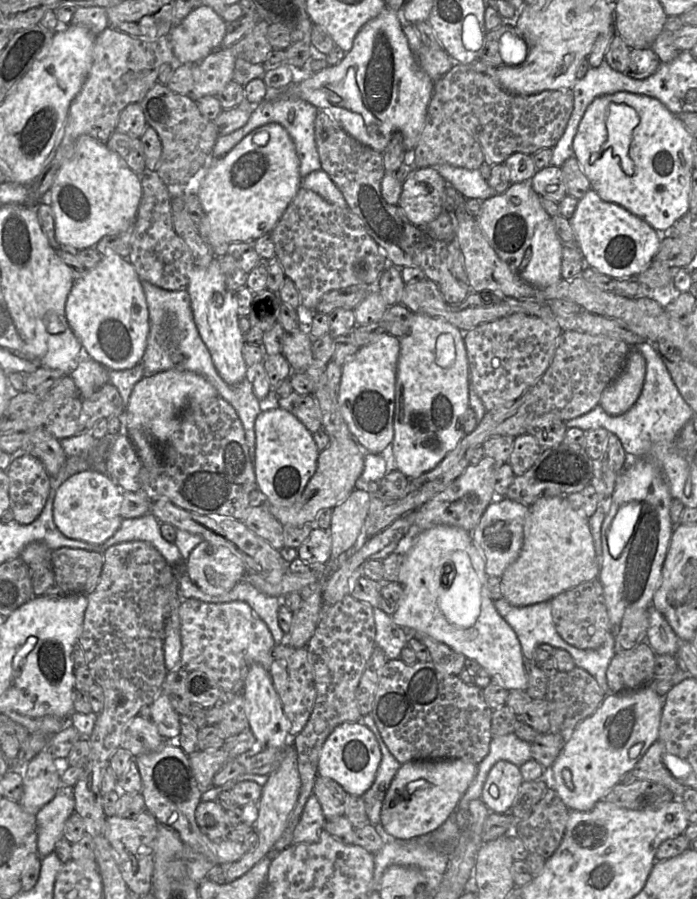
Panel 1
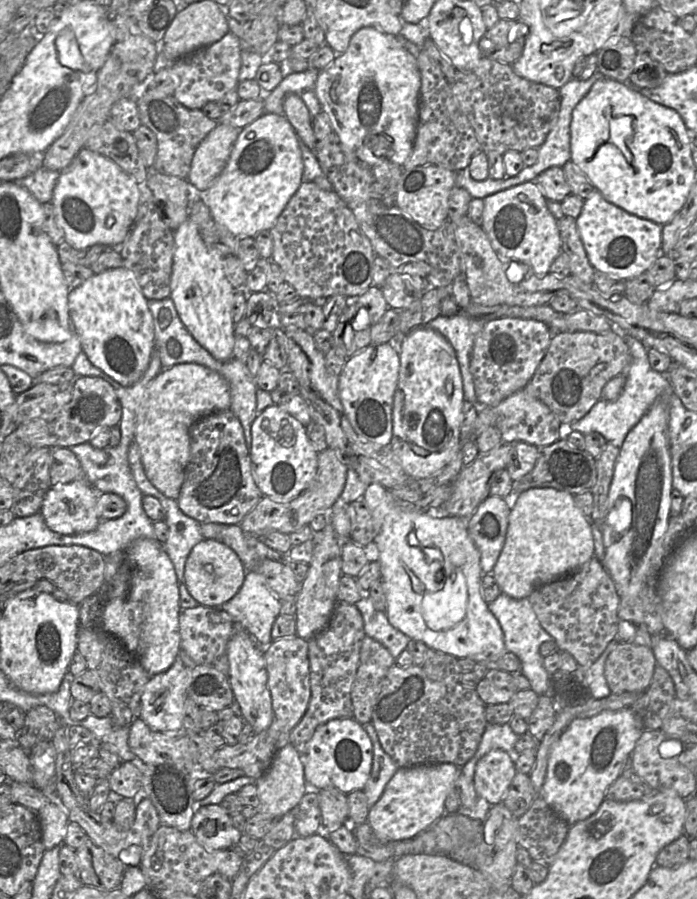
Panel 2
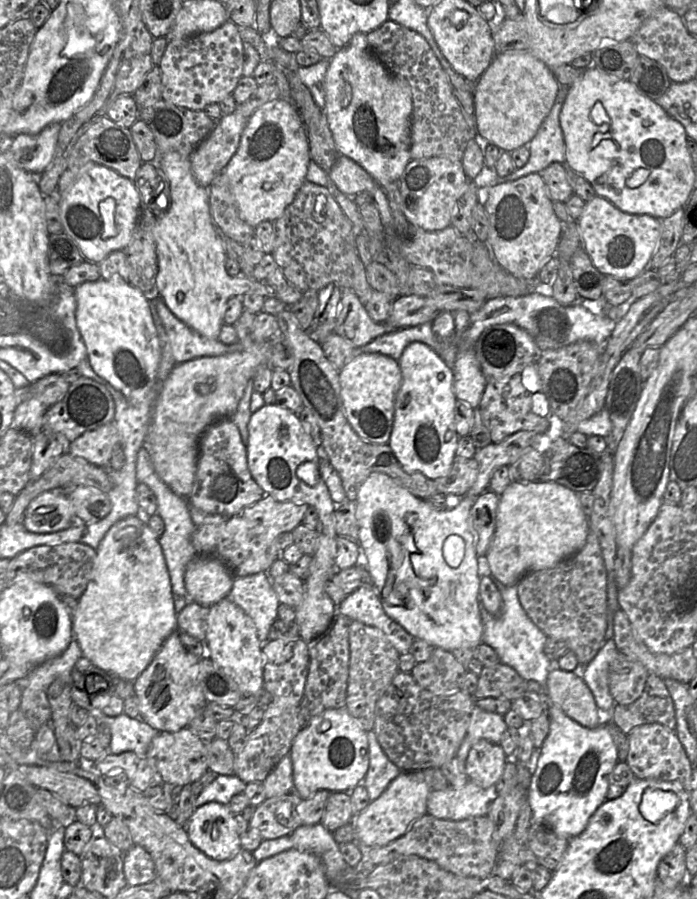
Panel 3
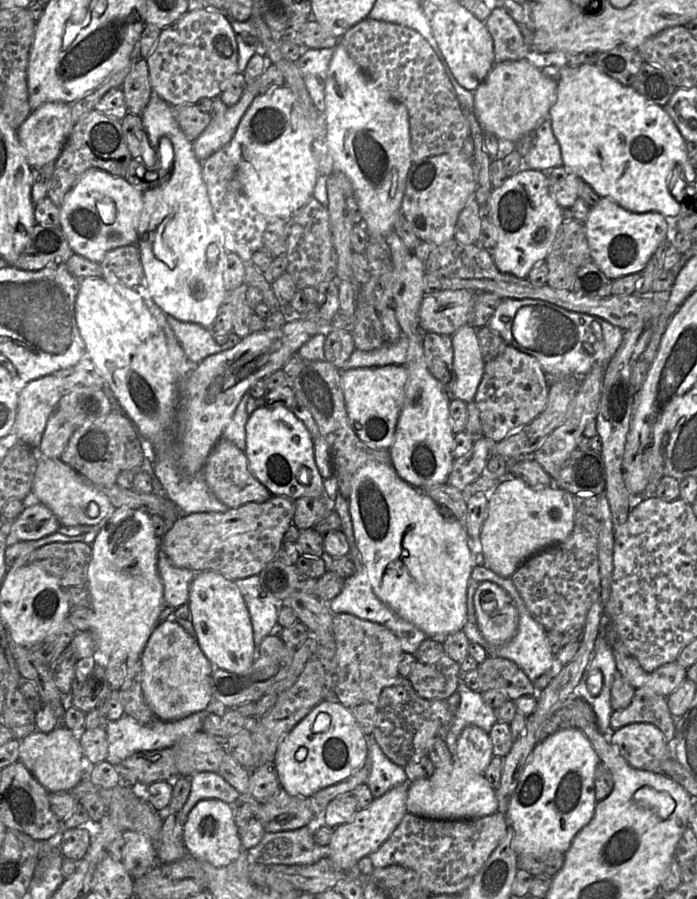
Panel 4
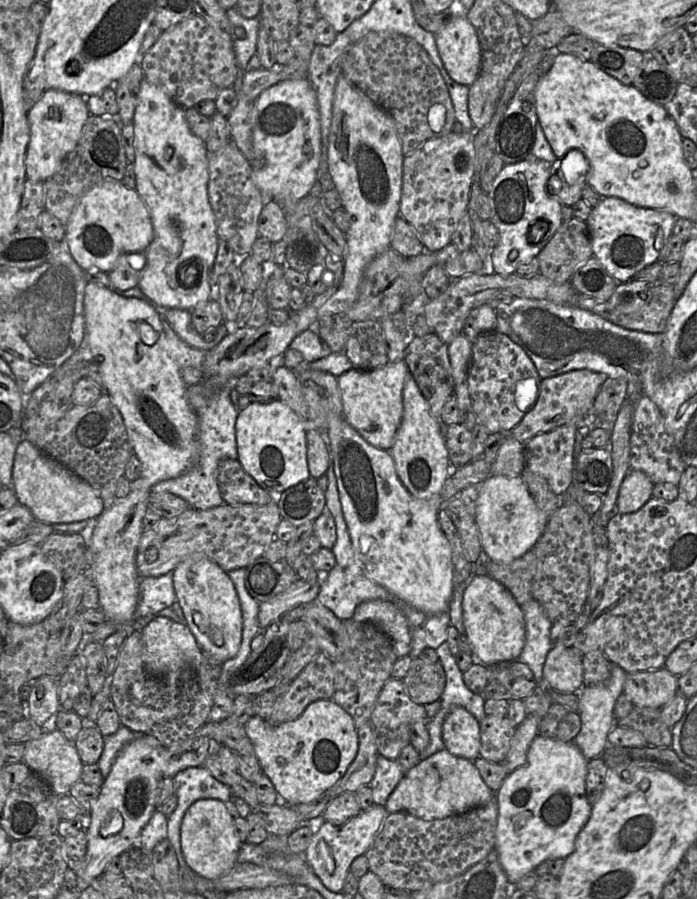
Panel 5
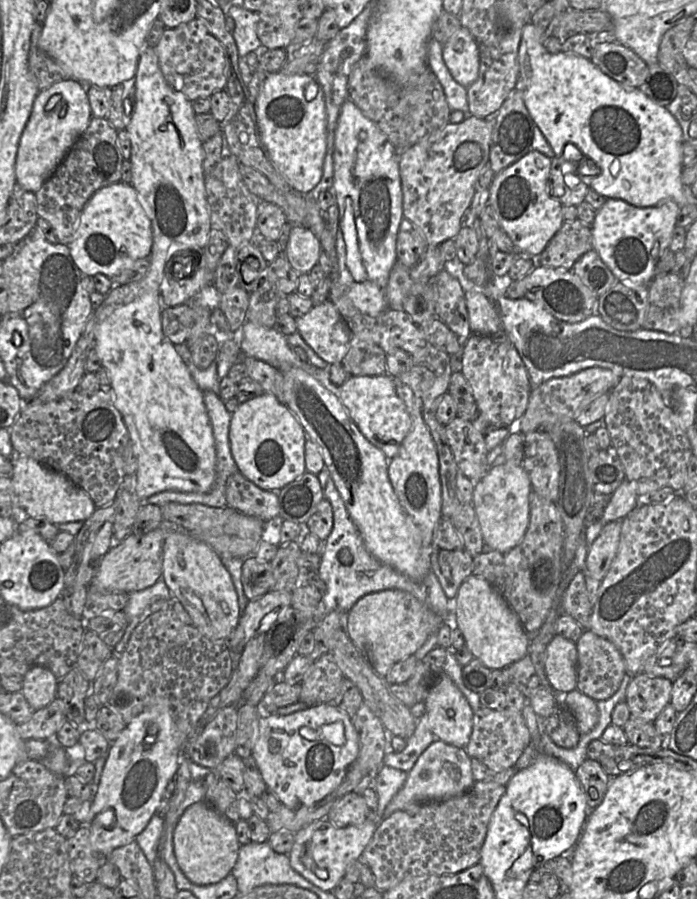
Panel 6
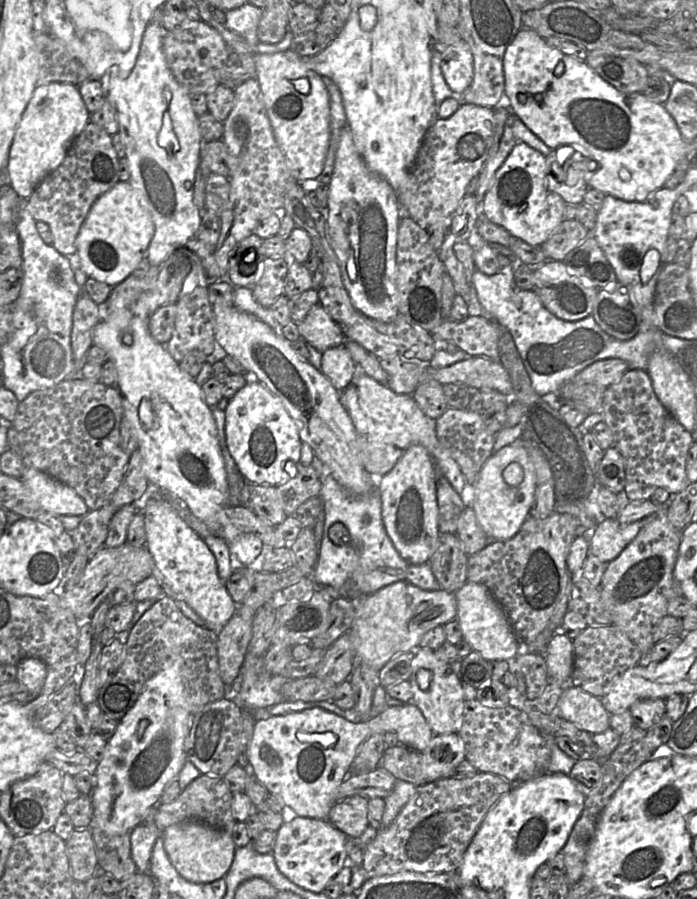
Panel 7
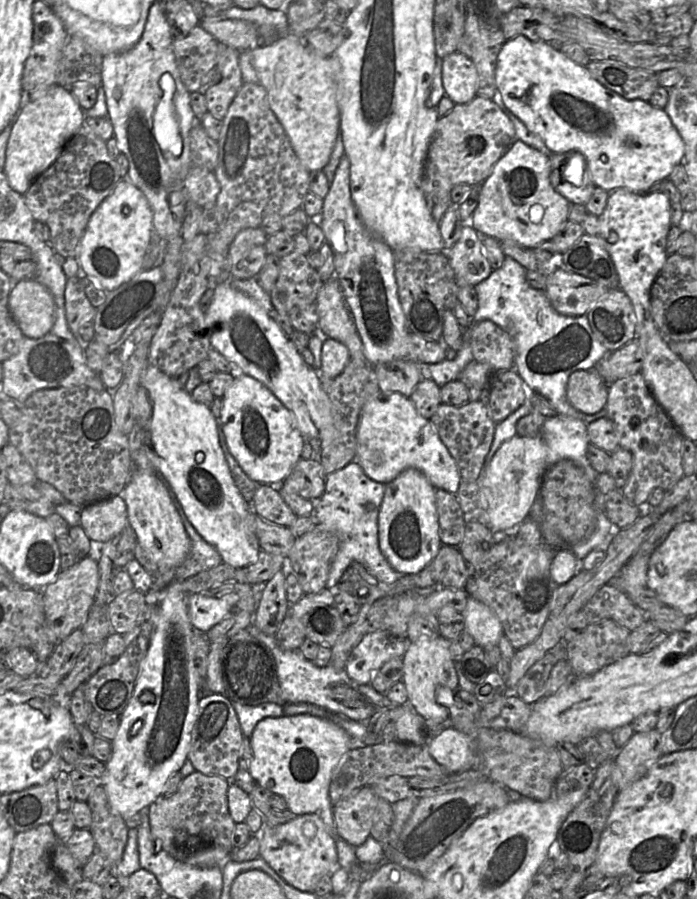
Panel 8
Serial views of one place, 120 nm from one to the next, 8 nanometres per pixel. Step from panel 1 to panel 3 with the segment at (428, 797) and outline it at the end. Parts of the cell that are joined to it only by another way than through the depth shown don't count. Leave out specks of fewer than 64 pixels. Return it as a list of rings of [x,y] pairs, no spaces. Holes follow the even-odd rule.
[[[421,771],[401,772],[384,792],[350,820],[358,840],[358,846],[382,847],[402,836],[410,825],[426,814],[426,802],[430,788]]]

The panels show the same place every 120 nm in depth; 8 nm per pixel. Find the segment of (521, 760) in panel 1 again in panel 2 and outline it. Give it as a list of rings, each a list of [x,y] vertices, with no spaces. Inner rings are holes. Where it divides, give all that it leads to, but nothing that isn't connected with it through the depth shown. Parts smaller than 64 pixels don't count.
[[[487,723],[475,755],[461,767],[461,773],[467,779],[473,779],[477,762],[494,749],[504,750],[511,758],[515,758],[514,745],[517,739],[518,735],[513,732],[509,724],[496,725]]]

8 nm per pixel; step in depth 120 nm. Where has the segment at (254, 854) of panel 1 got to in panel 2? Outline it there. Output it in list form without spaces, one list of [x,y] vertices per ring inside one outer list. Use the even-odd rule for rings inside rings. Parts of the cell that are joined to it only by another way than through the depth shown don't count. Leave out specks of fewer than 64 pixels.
[[[290,742],[277,752],[269,769],[257,779],[256,786],[260,800],[257,811],[273,819],[298,806],[306,781],[300,756]]]

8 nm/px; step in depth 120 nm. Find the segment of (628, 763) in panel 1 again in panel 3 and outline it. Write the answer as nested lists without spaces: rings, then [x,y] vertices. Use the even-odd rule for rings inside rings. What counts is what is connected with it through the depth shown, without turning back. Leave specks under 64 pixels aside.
[[[549,699],[545,711],[549,715],[549,733],[540,748],[534,773],[531,775],[526,799],[532,810],[532,823],[541,823],[560,837],[570,840],[584,831],[598,807],[606,800],[608,778],[618,762],[617,748],[607,726],[587,728],[569,718]]]

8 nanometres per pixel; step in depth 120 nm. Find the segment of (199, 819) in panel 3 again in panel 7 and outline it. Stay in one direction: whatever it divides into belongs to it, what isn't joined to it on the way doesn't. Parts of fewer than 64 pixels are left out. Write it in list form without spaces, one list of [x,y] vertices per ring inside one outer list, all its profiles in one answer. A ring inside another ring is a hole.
[[[197,820],[173,824],[162,833],[164,848],[172,865],[186,880],[209,883],[225,877],[229,871],[236,850],[231,834]]]

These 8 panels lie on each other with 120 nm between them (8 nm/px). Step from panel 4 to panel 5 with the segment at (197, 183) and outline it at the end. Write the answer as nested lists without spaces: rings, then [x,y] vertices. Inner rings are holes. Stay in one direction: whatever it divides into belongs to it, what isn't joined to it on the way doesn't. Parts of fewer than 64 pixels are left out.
[[[145,78],[141,82],[137,95],[132,124],[134,126],[136,152],[133,162],[136,175],[135,190],[149,210],[154,230],[152,242],[146,250],[146,269],[140,279],[138,288],[155,306],[161,306],[165,309],[191,310],[198,304],[210,299],[210,272],[216,257],[219,239],[216,232],[215,216],[208,198],[208,152],[205,142],[191,132],[185,117],[185,109]],[[168,148],[174,150],[170,159],[165,157]],[[192,261],[198,263],[198,281],[193,286],[179,286],[179,267]]]

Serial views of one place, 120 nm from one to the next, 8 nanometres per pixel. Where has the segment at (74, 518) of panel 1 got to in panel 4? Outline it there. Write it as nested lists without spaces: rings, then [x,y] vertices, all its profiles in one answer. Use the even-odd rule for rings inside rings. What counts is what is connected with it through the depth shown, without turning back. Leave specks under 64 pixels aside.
[[[29,493],[23,500],[23,510],[12,521],[7,544],[37,540],[58,531],[59,522],[52,511]]]

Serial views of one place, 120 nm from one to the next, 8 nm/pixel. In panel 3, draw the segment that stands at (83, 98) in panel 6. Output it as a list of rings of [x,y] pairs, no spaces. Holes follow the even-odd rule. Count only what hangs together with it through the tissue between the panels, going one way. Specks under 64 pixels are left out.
[[[58,123],[50,124],[36,135],[15,135],[9,152],[16,165],[35,177],[39,177],[53,158],[60,125]]]

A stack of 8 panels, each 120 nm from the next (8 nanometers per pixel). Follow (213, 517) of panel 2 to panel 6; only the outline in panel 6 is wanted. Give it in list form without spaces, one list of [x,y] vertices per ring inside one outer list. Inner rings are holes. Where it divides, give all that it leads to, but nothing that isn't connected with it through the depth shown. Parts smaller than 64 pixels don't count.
[[[240,471],[230,475],[226,481],[226,500],[228,507],[263,521],[271,520],[280,513],[278,494],[261,489]]]

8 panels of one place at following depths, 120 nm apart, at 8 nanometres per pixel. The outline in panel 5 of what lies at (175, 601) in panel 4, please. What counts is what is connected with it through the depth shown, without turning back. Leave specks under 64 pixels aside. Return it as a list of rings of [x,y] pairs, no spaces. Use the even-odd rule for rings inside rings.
[[[173,571],[158,577],[140,579],[139,600],[134,618],[155,614],[177,600],[173,586]]]

